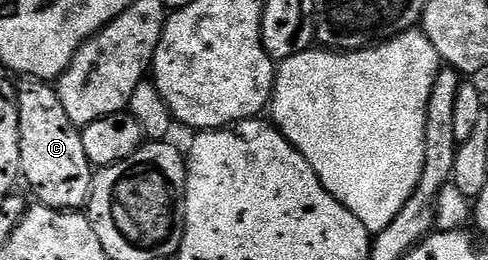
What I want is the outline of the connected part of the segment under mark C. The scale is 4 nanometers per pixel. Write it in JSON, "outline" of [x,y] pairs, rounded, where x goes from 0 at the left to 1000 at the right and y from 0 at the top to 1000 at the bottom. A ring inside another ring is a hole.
{"outline":[[[43,296],[33,412],[41,465],[41,662],[47,696],[66,712],[72,773],[113,808],[170,812],[189,735],[193,642],[176,615],[176,569],[168,569],[166,488],[135,446],[113,327],[86,300]]]}

